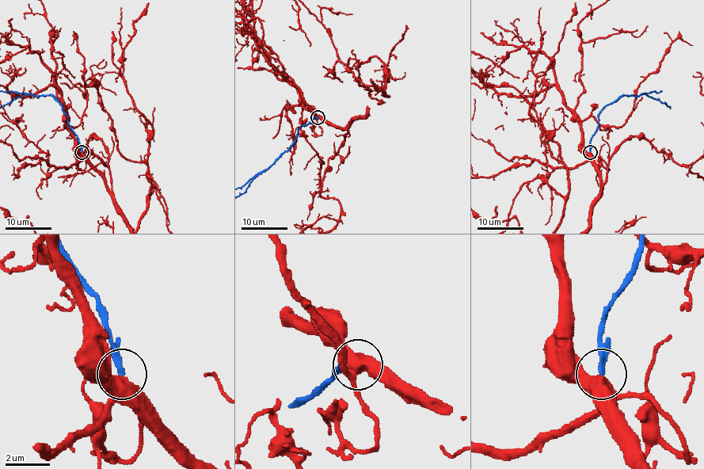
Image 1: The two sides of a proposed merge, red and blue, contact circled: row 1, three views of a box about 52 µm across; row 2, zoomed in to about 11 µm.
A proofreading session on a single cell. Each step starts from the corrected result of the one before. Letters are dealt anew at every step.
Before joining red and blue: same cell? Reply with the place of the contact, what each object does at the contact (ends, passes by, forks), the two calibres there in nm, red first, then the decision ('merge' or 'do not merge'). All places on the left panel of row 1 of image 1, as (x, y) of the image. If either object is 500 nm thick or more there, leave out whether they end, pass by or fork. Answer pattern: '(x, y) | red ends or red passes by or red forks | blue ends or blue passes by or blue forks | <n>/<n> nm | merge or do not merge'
(81, 152) | 500/240 nm | do not merge

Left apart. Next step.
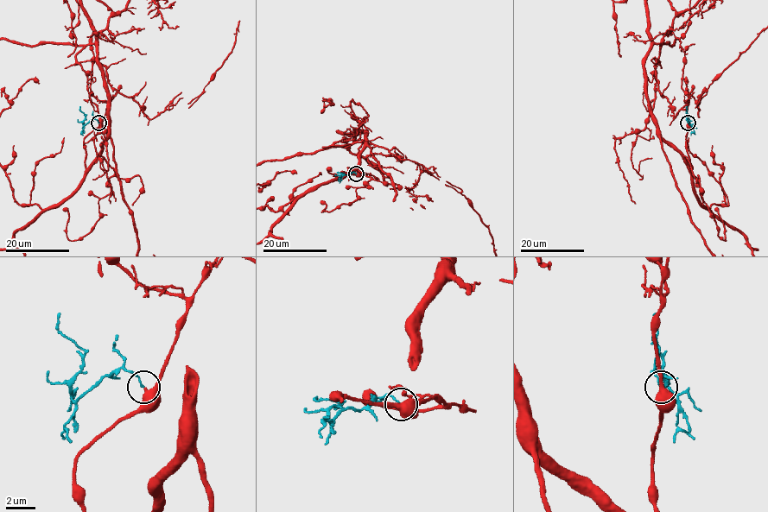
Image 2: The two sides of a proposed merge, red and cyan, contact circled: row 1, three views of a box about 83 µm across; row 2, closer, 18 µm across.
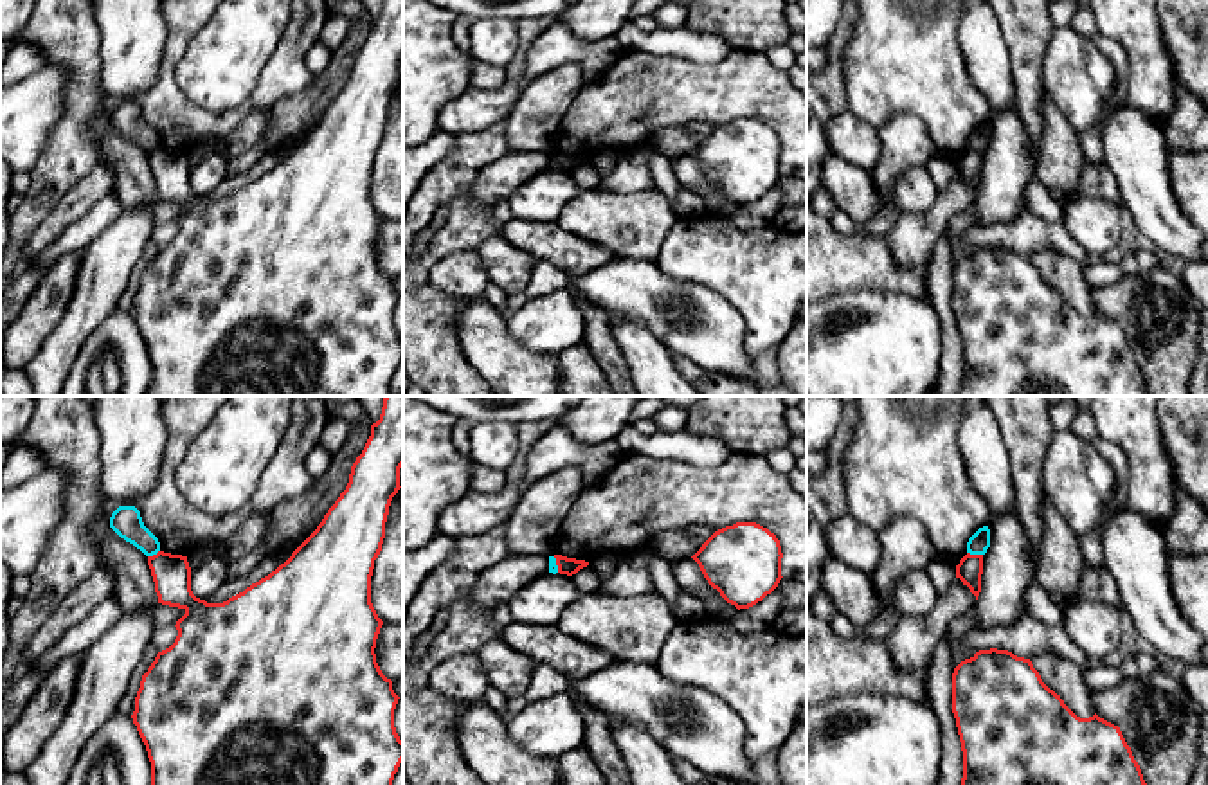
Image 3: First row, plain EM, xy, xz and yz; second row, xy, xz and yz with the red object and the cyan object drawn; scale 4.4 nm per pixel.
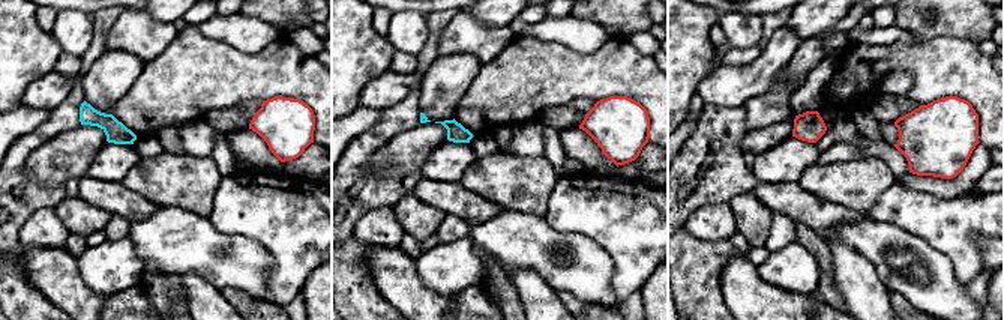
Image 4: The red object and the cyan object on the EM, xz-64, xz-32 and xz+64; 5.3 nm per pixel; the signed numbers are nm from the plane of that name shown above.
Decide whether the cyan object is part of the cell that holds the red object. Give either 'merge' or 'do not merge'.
do not merge

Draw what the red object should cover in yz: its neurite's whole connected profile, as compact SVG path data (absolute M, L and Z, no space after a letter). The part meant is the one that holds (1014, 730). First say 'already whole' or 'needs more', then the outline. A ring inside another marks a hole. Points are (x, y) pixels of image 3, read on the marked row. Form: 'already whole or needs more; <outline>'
already whole; M979 650L954 668L952 713L963 751L961 785L1147 785L1118 726L1096 713L1077 717L1042 682L1030 659L1008 650Z

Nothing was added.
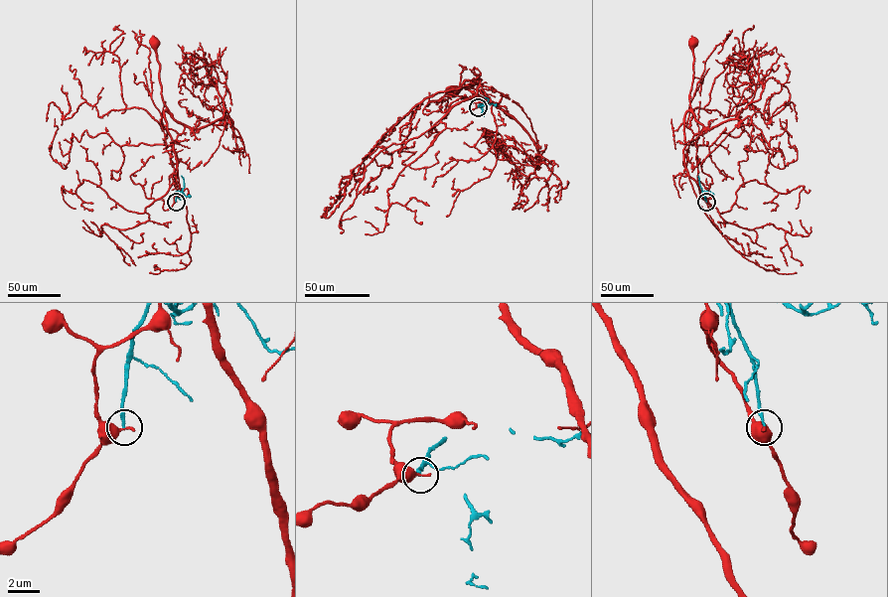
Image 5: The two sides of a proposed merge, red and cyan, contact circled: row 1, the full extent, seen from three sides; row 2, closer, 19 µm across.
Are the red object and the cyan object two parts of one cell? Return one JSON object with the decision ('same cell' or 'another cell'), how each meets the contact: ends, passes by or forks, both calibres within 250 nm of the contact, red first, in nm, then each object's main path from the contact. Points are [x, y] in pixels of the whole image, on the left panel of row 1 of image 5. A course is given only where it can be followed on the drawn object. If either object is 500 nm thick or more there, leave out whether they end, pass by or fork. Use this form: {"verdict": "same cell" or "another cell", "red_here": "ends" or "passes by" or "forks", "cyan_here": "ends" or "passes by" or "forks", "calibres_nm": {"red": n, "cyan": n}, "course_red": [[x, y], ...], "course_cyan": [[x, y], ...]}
{"verdict": "another cell", "red_here": "ends", "cyan_here": "ends", "calibres_nm": {"red": 460, "cyan": 180}, "course_red": [[176, 202], [176, 157], [165, 118], [168, 108], [162, 96], [156, 45]], "course_cyan": [[176, 202], [177, 194], [184, 187], [181, 176]]}

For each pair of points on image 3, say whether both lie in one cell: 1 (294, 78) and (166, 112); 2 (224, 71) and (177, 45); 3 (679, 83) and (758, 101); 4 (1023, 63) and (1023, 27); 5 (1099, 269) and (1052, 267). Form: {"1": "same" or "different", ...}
{"1": "same", "2": "different", "3": "same", "4": "same", "5": "different"}

